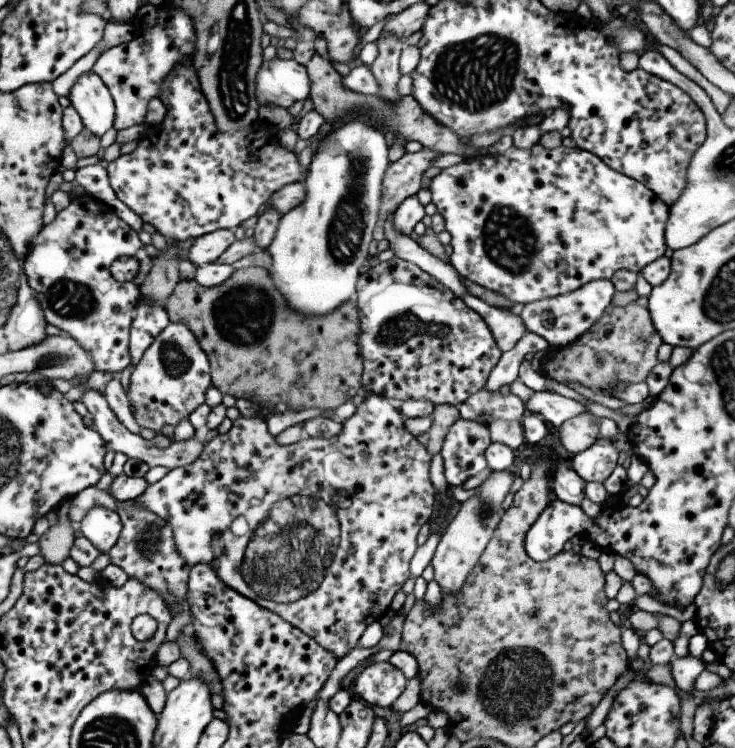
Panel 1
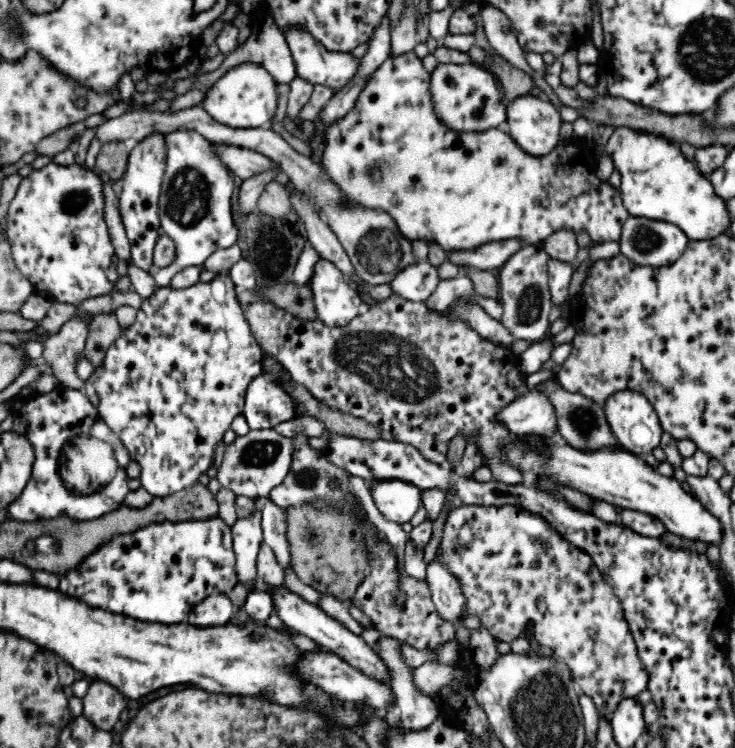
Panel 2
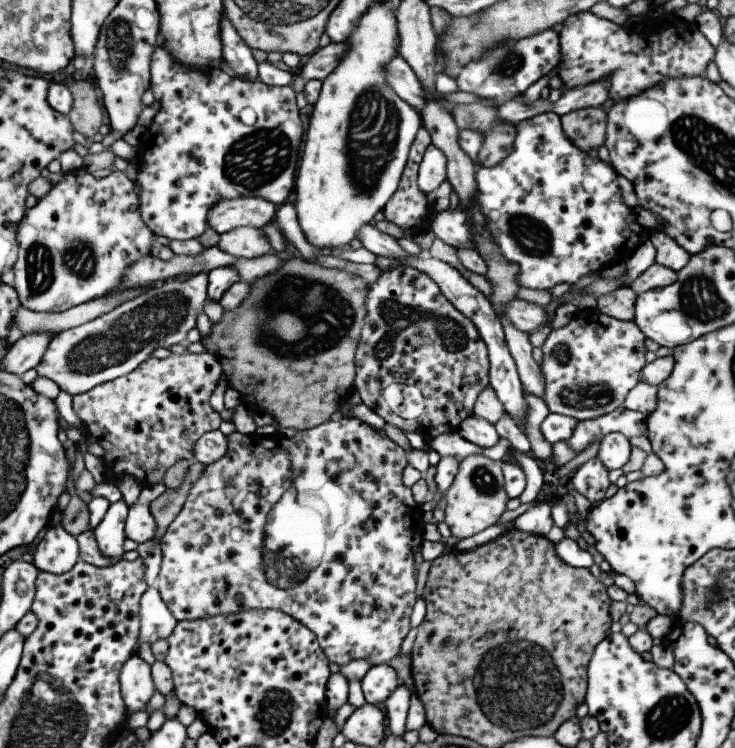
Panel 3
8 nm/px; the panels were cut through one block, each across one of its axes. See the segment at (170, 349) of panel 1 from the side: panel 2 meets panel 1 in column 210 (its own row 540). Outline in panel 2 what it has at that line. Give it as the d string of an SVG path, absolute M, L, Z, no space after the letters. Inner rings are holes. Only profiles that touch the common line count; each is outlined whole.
M386 538L378 542L374 548L370 548L370 557L369 571L365 574L364 582L357 588L352 603L372 618L376 630L418 650L434 650L440 644L454 640L457 623L440 618L427 582L416 580L406 574L400 577L396 569L396 556ZM398 590L406 592L405 606L402 610L391 605Z

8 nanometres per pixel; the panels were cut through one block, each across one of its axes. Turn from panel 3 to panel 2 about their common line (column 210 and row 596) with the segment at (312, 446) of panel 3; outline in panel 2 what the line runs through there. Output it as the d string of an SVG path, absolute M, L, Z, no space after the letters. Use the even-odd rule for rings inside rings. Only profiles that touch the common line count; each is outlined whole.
M464 504L459 507L454 507L446 513L441 539L436 554L436 560L440 561L440 563L444 563L446 569L450 571L450 575L456 577L456 579L460 581L462 594L466 599L466 614L477 616L480 626L487 628L496 641L508 642L508 644L510 644L517 638L525 638L528 641L534 640L534 642L537 642L540 646L545 646L548 649L550 648L556 658L564 661L564 663L568 665L568 669L570 669L570 673L572 673L572 677L574 677L579 693L588 696L588 698L594 701L596 713L601 717L610 719L611 714L625 698L634 697L639 695L642 691L647 690L648 673L644 670L642 661L640 661L640 657L638 657L638 649L636 649L634 637L624 618L619 598L614 594L612 587L605 582L603 573L601 573L600 569L594 564L590 555L584 553L584 550L578 549L576 545L568 543L568 541L566 541L557 530L554 530L552 525L546 522L545 518L542 518L540 514L534 514L525 508L514 505L482 506L481 504Z

